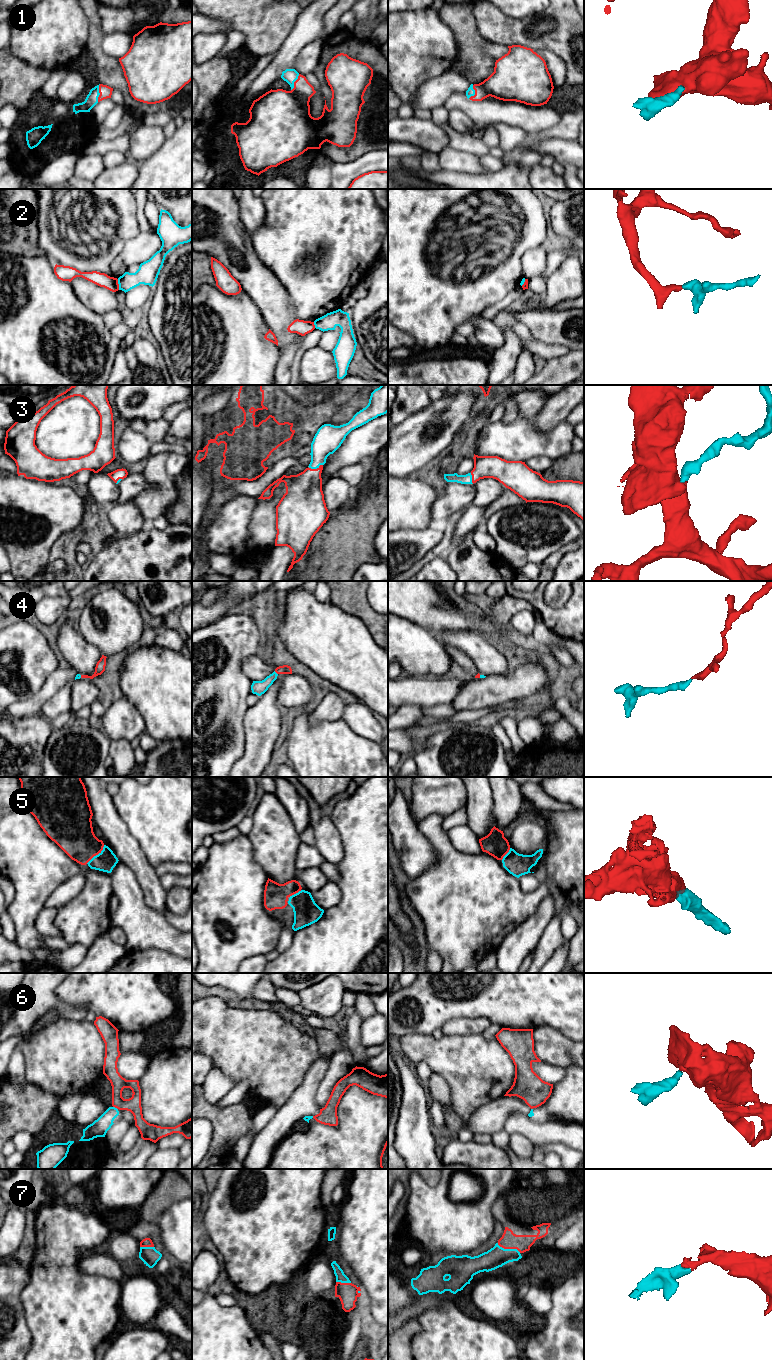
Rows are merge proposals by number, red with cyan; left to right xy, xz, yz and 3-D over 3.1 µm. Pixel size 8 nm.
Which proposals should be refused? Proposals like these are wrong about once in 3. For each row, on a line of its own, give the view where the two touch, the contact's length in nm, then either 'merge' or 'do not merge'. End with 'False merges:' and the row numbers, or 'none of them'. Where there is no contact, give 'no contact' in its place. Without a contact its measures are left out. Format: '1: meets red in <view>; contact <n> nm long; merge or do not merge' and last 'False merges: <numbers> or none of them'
1: meets red in xy; contact 150 nm long; merge
2: meets red in xy; contact 90 nm long; do not merge
3: meets red in xz; contact 120 nm long; merge
4: meets red in xz; contact 40 nm long; merge
5: meets red in xy; contact 220 nm long; merge
6: meets red in xy; contact 50 nm long; do not merge
7: meets red in yz; contact 200 nm long; merge
False merges: 2, 6

